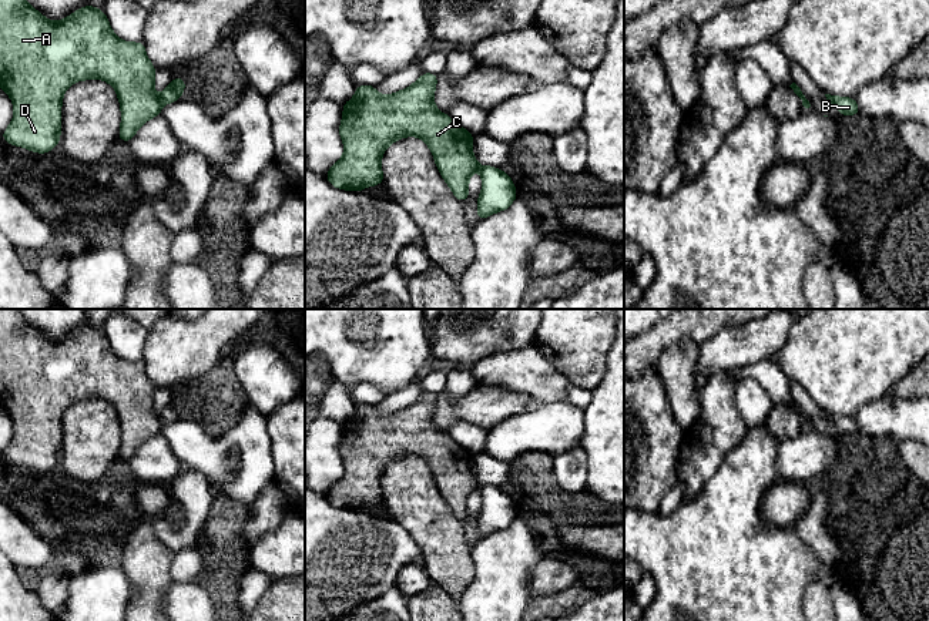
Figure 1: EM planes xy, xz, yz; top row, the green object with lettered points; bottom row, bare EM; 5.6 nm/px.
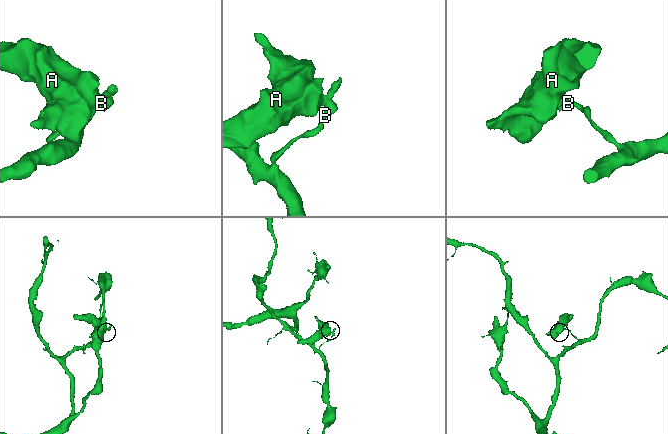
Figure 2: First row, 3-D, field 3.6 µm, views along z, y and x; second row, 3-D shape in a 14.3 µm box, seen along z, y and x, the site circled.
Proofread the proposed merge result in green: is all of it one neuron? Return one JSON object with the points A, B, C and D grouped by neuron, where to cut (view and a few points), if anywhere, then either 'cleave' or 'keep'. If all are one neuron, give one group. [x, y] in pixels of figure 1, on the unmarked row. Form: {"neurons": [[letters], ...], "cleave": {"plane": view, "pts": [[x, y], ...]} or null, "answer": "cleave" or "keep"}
{"neurons": [["A", "C", "D"], ["B"]], "cleave": {"plane": "xy", "pts": [[160, 418], [163, 422]]}, "answer": "cleave"}

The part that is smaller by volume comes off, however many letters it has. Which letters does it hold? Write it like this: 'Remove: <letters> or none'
Remove: A, C, D

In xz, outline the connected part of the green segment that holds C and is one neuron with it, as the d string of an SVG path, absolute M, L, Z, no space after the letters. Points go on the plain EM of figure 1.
M423 392L410 406L389 414L380 414L375 405L355 405L356 413L343 422L343 434L339 454L345 471L336 480L325 497L338 508L362 510L370 504L383 501L380 480L383 470L403 456L419 456L430 467L437 489L453 514L464 521L469 516L469 496L480 489L472 469L473 453L462 447L447 433L442 433L435 422L433 413L437 393Z

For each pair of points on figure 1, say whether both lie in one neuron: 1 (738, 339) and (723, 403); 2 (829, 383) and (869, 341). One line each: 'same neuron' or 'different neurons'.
1: different neurons
2: same neuron

